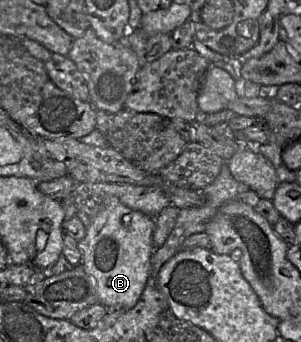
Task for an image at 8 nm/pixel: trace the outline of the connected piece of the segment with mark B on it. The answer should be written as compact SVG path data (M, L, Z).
M108 198L101 210L86 228L85 236L78 242L84 271L94 282L98 303L107 310L128 310L133 308L146 284L154 253L153 231L155 218L122 204L118 198Z

